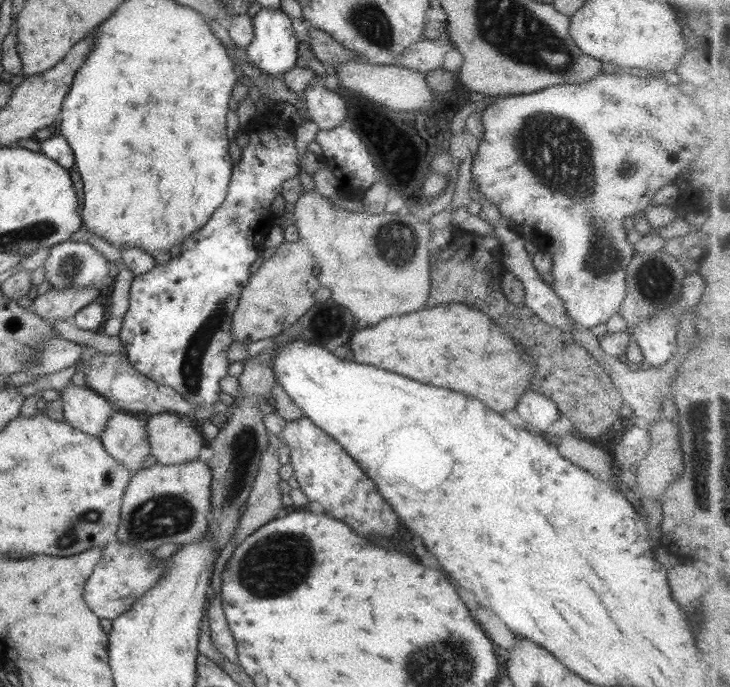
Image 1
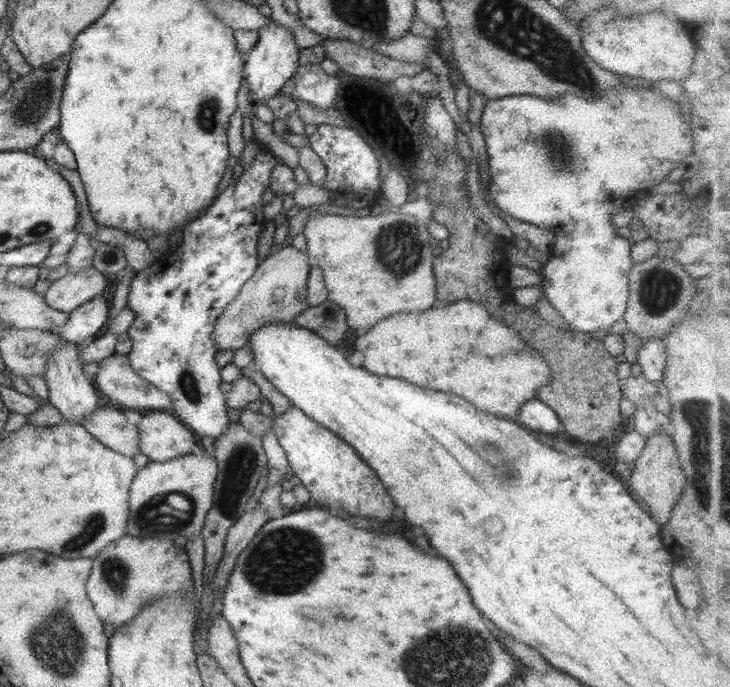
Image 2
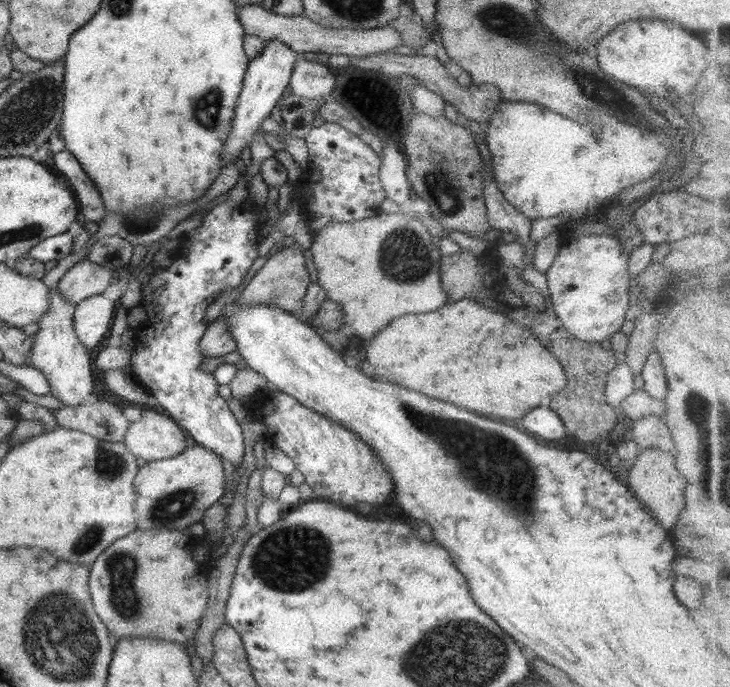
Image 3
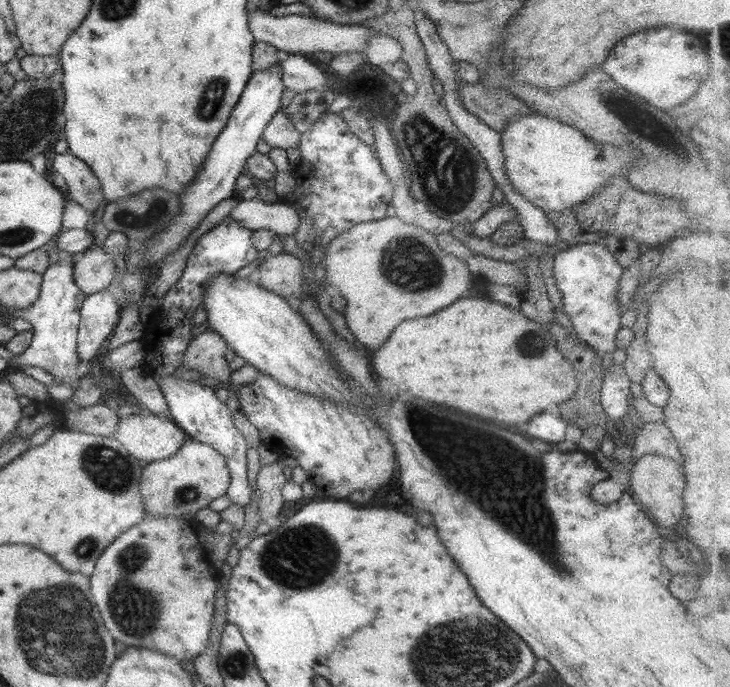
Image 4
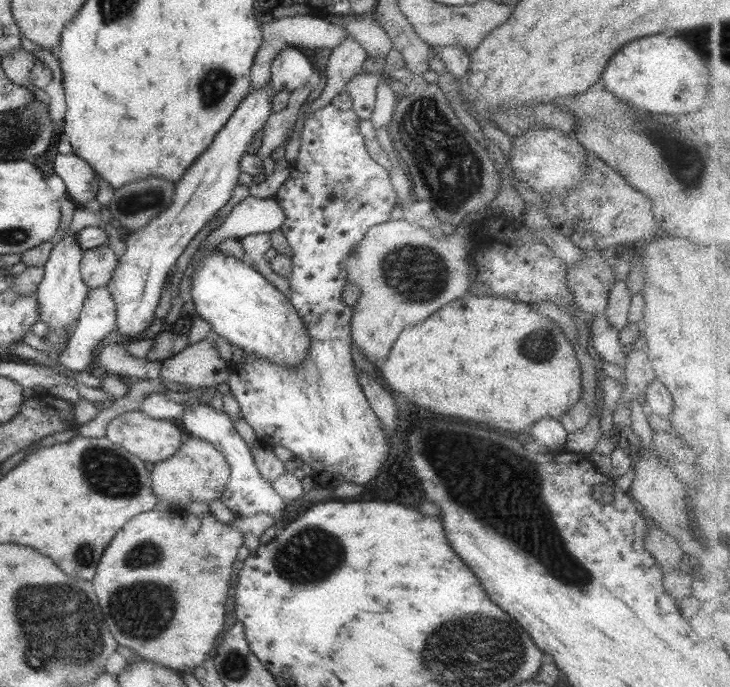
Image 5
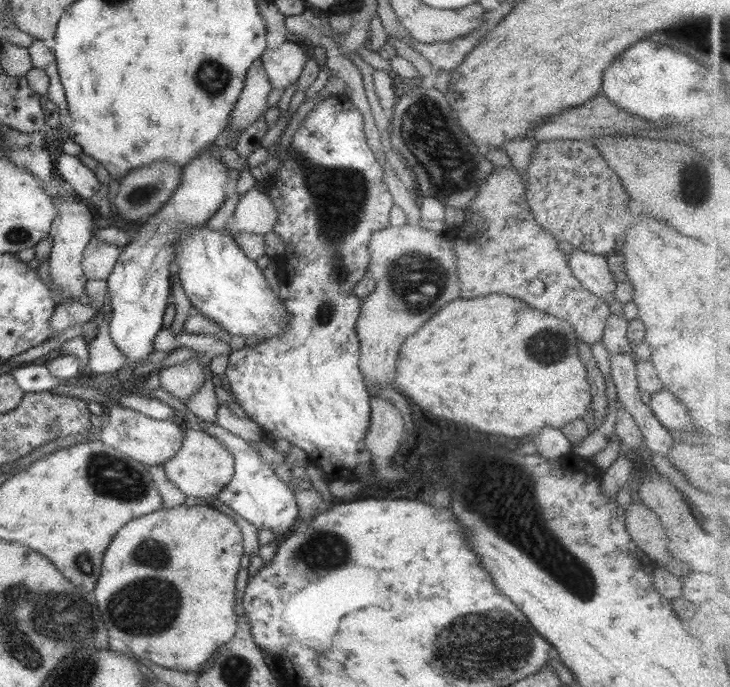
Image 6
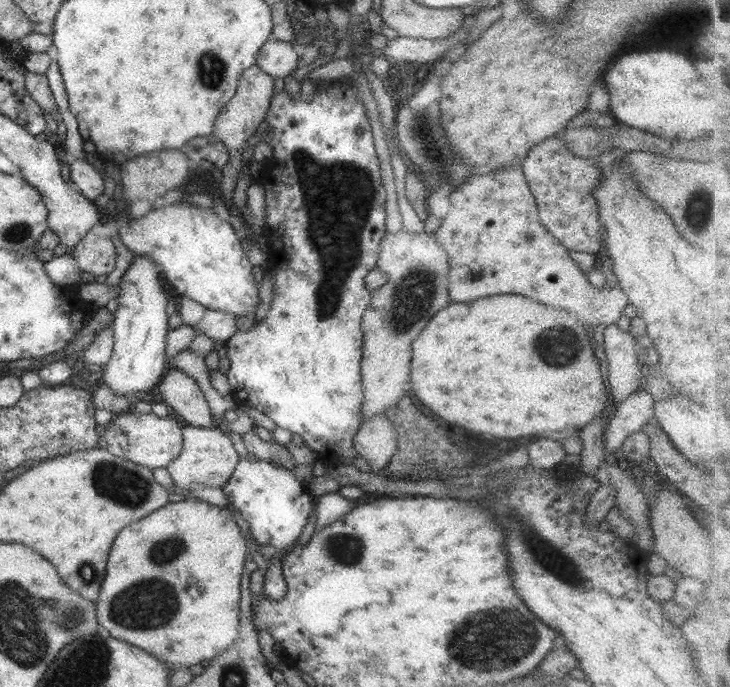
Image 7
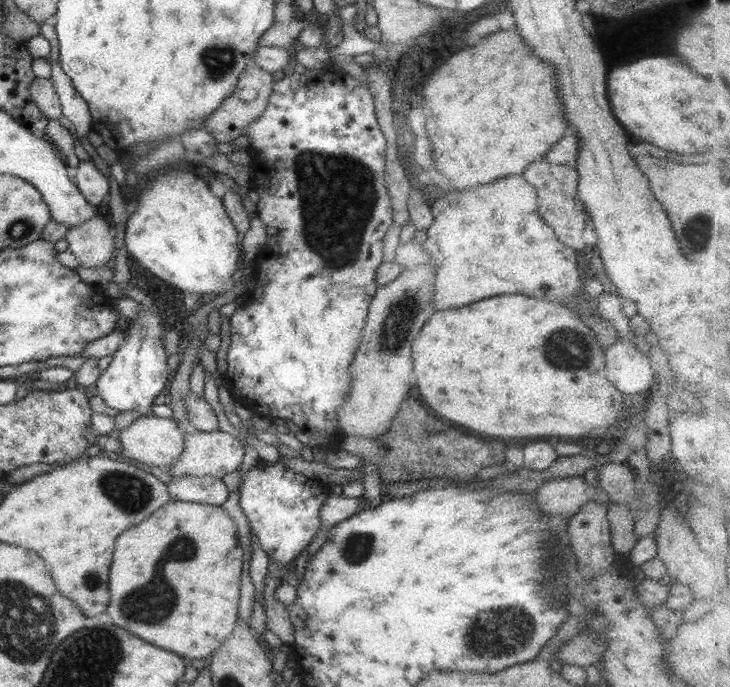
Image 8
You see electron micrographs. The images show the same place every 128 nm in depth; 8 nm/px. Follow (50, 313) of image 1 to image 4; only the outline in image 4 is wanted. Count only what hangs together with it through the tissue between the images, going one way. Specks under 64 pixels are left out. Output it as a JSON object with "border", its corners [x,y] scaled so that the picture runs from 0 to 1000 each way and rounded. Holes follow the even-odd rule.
{"border":[[[137,358],[116,365],[100,386],[101,409],[118,431],[147,421],[159,399],[156,376]]]}

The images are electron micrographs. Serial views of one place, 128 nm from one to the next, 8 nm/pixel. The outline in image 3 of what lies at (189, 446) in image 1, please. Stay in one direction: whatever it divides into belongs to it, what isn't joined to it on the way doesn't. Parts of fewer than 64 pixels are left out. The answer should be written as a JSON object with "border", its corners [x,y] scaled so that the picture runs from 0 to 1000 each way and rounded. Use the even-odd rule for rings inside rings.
{"border":[[[199,594],[195,610],[178,616],[168,643],[181,661],[200,671],[244,664],[263,646],[258,632],[230,606]]]}

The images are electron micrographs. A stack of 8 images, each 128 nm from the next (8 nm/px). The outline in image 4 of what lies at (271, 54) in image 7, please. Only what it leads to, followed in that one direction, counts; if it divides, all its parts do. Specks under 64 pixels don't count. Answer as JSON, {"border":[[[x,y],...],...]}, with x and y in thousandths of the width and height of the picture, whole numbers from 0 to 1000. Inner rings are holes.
{"border":[[[414,79],[388,80],[386,92],[386,119],[390,128],[400,131],[404,137],[448,128],[447,111],[441,102],[422,89]]]}

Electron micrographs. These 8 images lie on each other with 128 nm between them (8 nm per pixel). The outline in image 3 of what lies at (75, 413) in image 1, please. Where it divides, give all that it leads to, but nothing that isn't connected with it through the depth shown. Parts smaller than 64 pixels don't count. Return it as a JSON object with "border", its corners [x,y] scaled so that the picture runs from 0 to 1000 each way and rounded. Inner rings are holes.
{"border":[[[79,418],[67,424],[67,450],[52,464],[53,480],[47,488],[48,498],[37,523],[41,534],[55,539],[63,547],[71,576],[85,582],[90,592],[99,594],[112,591],[118,578],[126,574],[129,562],[125,515],[104,488],[101,451],[104,444],[90,438]]]}

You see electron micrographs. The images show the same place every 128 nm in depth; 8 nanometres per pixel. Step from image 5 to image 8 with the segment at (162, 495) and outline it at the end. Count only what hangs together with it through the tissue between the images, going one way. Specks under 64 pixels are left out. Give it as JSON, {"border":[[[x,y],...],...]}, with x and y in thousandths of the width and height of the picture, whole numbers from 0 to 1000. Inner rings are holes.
{"border":[[[301,624],[293,629],[271,627],[267,632],[255,632],[253,649],[249,661],[242,672],[238,672],[232,680],[237,696],[252,696],[258,693],[268,694],[290,694],[305,697],[308,691],[321,687],[332,675],[337,655],[332,642],[322,638],[315,630],[303,627]]]}

